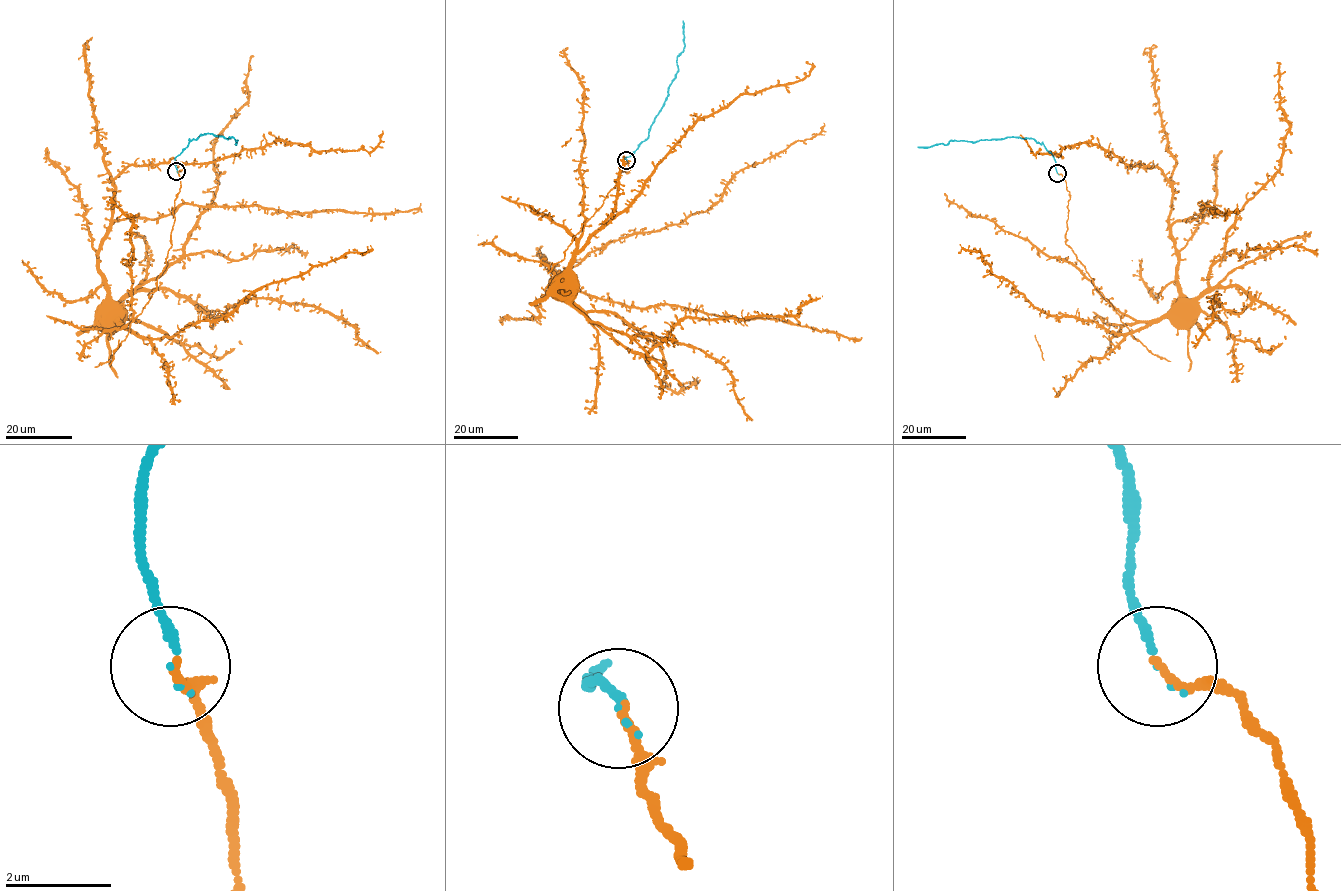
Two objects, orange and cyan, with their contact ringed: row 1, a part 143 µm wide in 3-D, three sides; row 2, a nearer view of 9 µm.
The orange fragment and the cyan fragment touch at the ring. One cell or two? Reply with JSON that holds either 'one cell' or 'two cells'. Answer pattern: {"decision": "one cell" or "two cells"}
{"decision": "one cell"}

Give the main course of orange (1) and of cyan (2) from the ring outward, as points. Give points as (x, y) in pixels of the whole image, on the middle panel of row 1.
1: (626, 160), (630, 169), (626, 173), (621, 169), (616, 185), (585, 223), (578, 241), (575, 262), (563, 289)
2: (626, 160), (648, 136), (678, 70), (677, 56), (684, 46), (683, 20)

